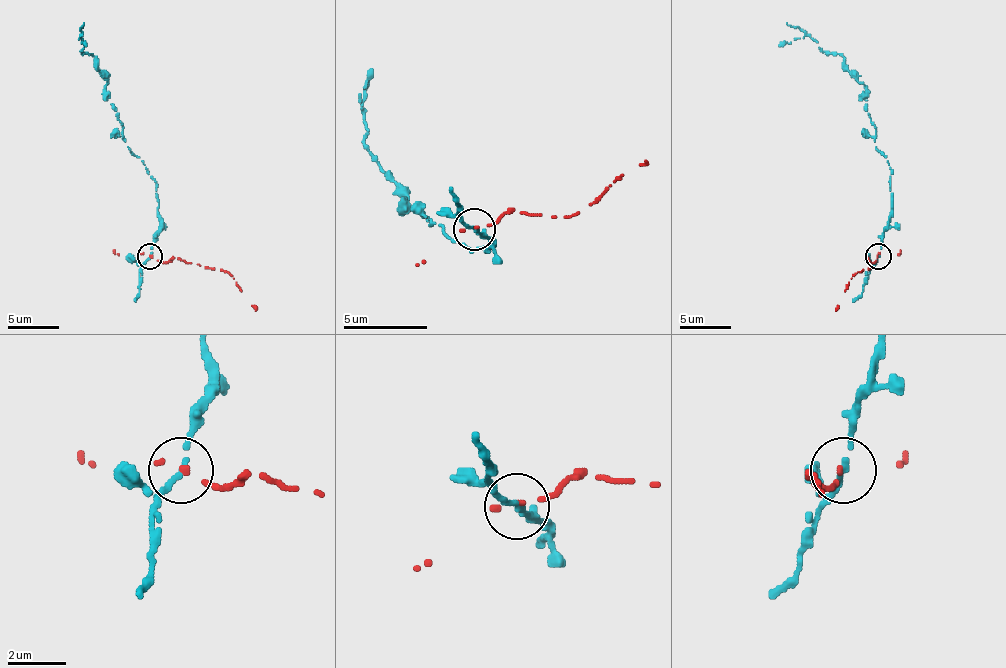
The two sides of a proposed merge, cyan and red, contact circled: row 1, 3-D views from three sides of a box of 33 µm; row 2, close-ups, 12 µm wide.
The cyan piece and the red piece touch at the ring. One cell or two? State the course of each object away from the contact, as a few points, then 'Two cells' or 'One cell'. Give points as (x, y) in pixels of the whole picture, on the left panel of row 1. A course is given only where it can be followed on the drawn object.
Course of cyan: (149, 256), (159, 225), (157, 181), (128, 147), (123, 124), (107, 101), (107, 83), (79, 39), (87, 46). Course of red: (149, 256), (164, 263), (169, 258), (221, 269), (237, 281), (257, 310). Two cells

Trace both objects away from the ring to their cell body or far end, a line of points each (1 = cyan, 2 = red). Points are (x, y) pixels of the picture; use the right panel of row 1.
1: (878, 256), (891, 181), (888, 160), (875, 147), (865, 85), (839, 54), (826, 54), (813, 39), (779, 46)
2: (878, 256), (872, 263), (867, 258), (870, 269), (862, 269), (849, 281), (836, 310)

